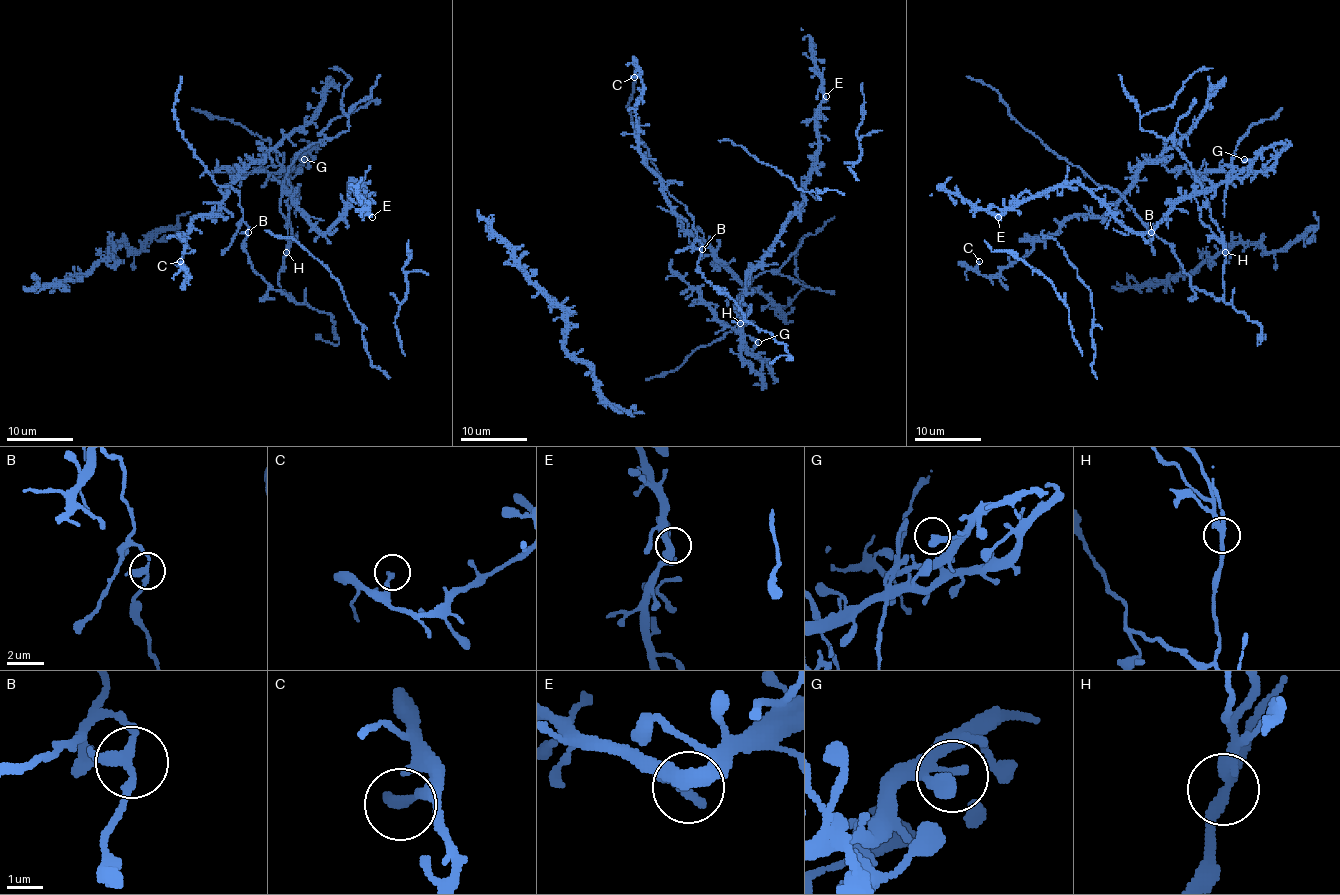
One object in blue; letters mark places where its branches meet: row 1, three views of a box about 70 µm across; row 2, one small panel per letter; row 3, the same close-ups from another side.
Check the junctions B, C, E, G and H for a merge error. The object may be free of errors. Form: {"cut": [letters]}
{"cut": ["H"]}

